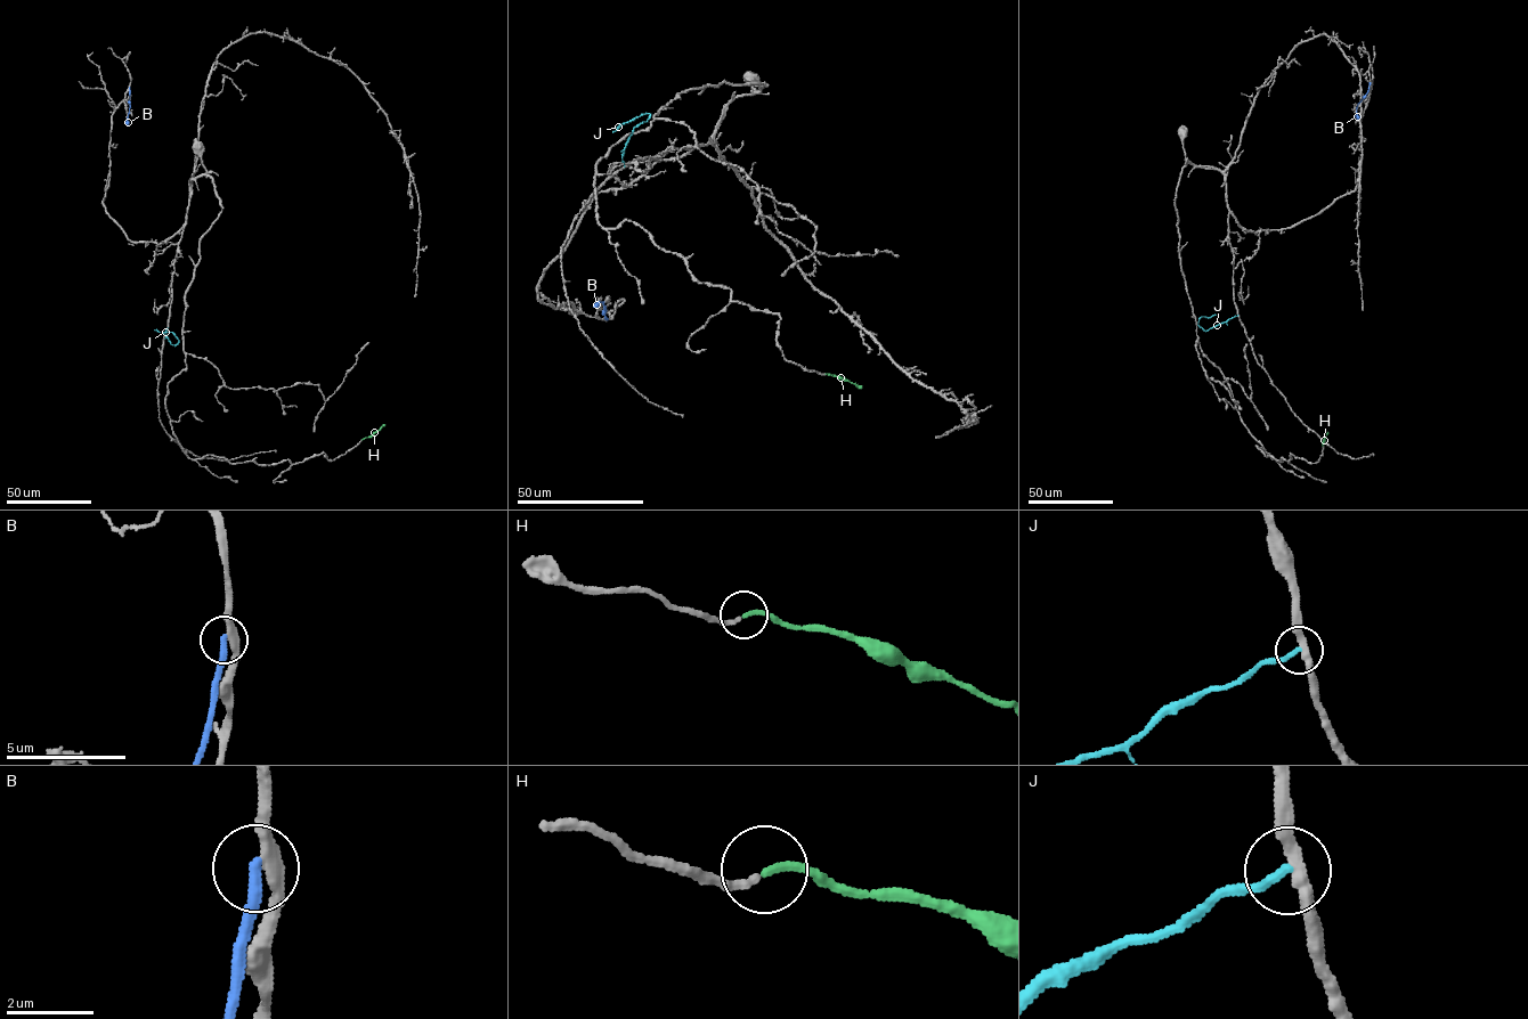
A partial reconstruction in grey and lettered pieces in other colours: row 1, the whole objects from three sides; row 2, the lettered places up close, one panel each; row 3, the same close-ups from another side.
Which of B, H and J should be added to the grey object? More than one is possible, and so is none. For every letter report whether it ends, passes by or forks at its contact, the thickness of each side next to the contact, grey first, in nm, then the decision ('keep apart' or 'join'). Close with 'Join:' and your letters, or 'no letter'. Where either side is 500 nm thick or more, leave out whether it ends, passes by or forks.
B: it ends | 280/240 nm | keep apart
H: it ends | 170/180 nm | join
J: it ends | 300/200 nm | keep apart
Join: H

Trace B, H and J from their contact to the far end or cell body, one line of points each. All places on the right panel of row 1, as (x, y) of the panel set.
B: (1370, 82), (1355, 115)
H: (1323, 446), (1327, 432)
J: (1237, 315), (1205, 331), (1199, 326), (1201, 317), (1217, 315)

